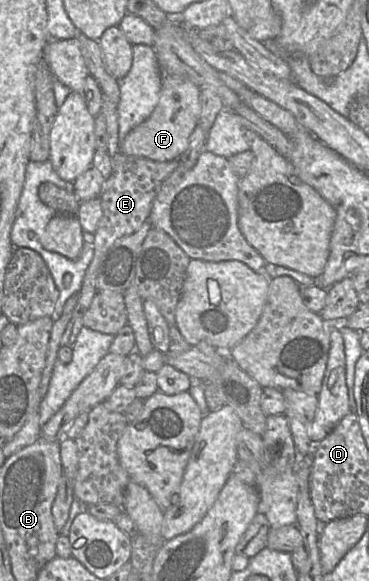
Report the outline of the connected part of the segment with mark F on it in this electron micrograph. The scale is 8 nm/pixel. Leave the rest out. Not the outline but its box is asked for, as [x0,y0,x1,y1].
[120,73,201,162]

